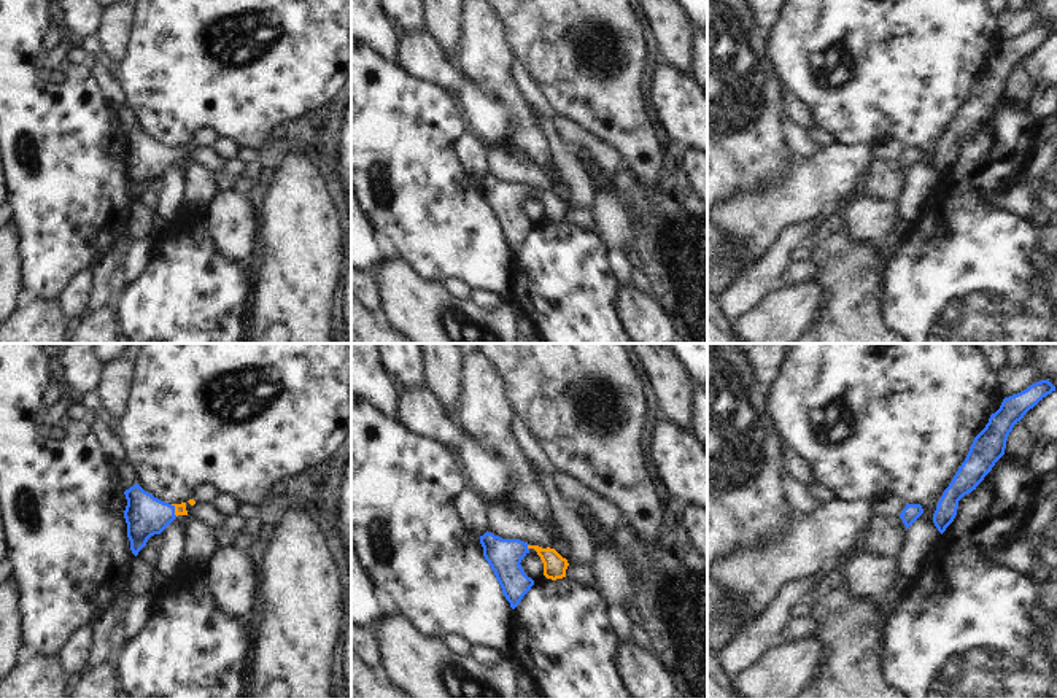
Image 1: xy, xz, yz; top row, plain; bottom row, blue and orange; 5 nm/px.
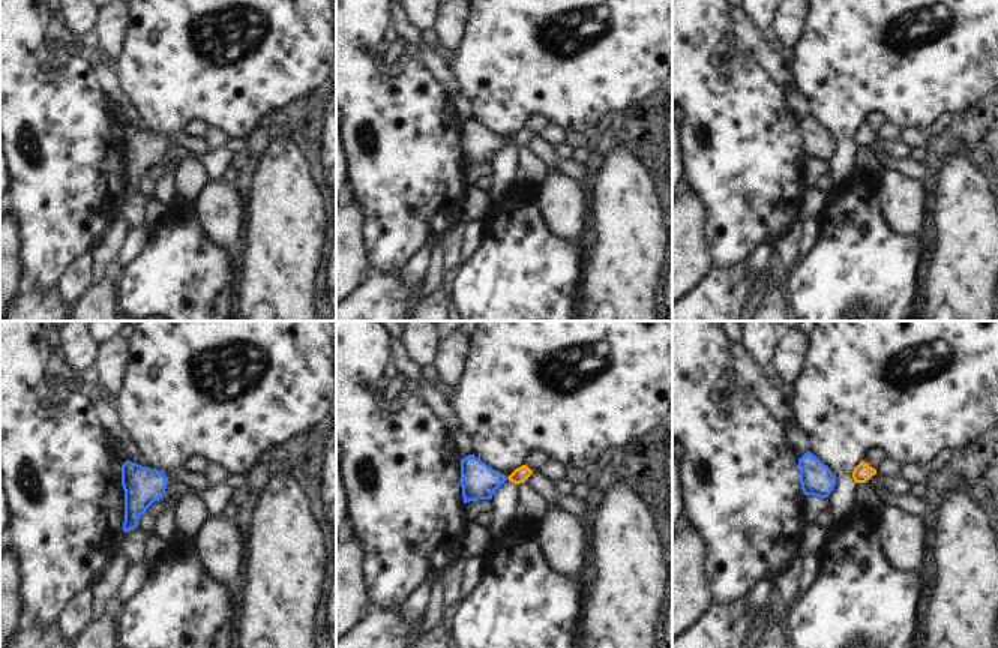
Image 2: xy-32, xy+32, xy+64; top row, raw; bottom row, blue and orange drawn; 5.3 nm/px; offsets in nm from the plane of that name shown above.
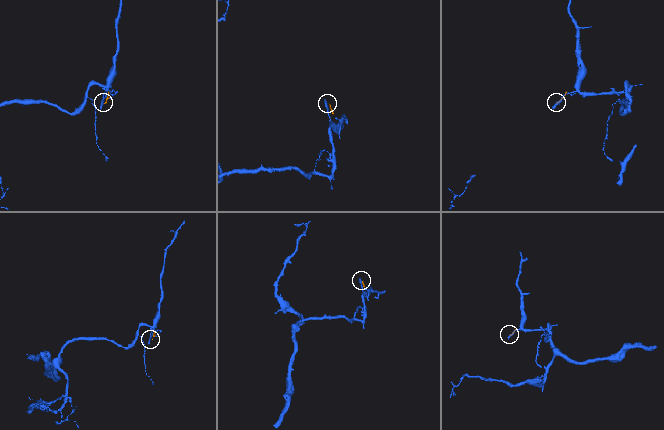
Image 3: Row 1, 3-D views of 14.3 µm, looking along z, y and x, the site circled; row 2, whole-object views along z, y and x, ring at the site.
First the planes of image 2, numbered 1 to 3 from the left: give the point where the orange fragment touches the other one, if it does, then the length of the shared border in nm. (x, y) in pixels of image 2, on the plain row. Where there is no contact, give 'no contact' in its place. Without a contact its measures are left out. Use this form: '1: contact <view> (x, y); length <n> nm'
1: no contact
2: no contact
3: no contact

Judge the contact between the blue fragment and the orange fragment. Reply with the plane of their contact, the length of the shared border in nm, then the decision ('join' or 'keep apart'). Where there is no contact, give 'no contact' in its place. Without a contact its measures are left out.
contact in xz; length 30 nm; join

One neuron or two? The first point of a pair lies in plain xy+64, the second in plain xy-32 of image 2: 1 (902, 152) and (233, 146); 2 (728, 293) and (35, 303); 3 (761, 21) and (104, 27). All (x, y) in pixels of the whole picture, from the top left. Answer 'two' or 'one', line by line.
1: two
2: one
3: two

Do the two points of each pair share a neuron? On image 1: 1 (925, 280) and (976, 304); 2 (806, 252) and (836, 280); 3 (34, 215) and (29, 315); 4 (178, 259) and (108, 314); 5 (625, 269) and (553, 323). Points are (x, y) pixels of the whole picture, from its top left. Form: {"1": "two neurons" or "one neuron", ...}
{"1": "one neuron", "2": "two neurons", "3": "two neurons", "4": "two neurons", "5": "two neurons"}

